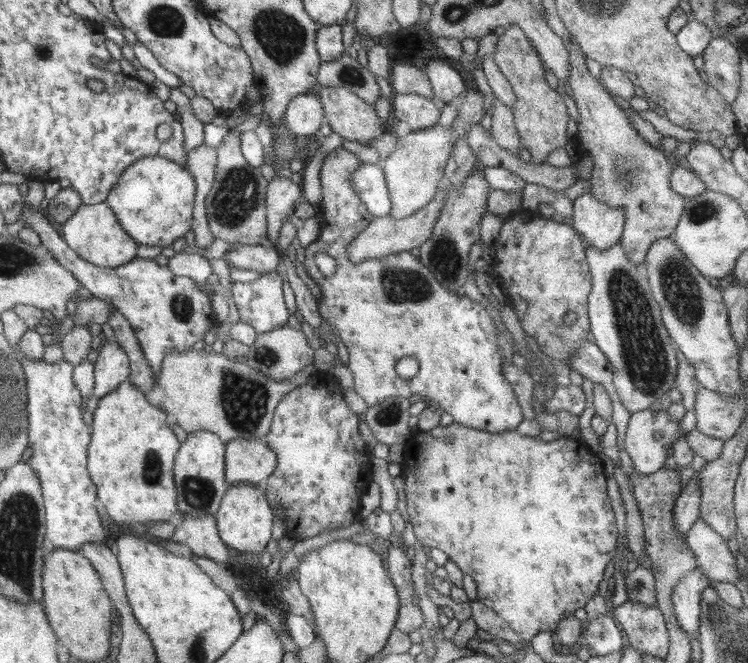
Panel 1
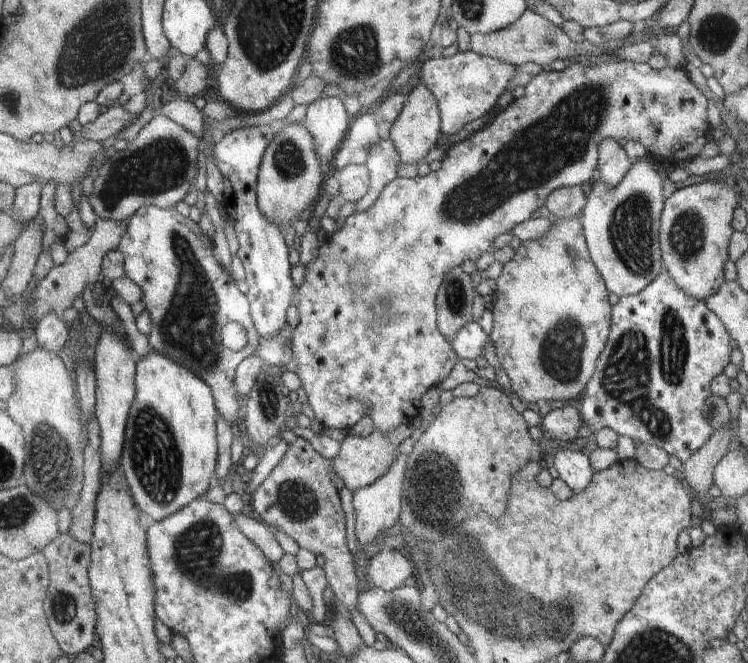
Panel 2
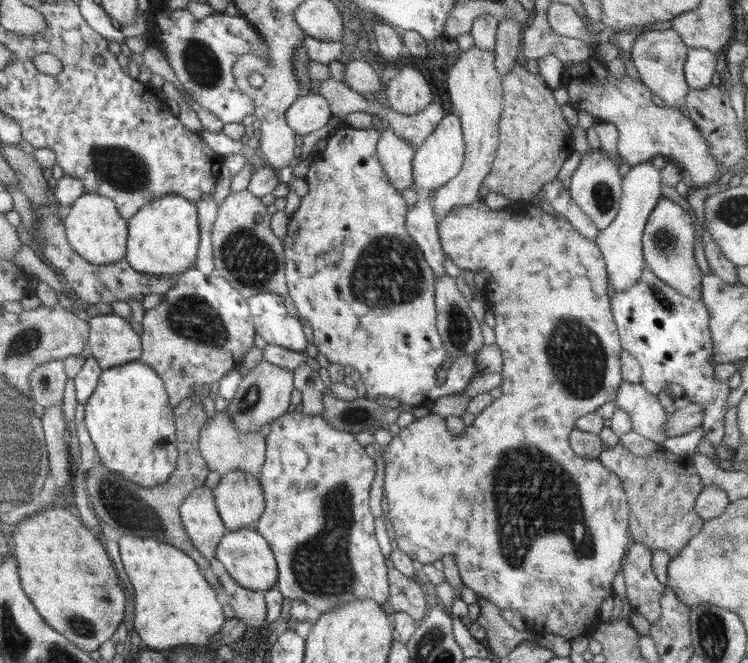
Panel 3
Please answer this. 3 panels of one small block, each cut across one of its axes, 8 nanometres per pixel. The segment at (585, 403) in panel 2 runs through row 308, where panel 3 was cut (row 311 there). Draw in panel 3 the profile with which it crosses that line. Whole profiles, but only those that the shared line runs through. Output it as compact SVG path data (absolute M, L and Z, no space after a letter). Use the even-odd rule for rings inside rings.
M647 266L643 268L638 282L625 291L611 291L611 311L620 337L621 348L635 356L642 369L639 382L650 394L660 394L667 384L679 384L683 388L683 397L693 404L703 406L703 423L701 424L708 442L714 446L723 442L725 433L725 414L731 388L728 382L715 379L713 358L714 345L711 339L709 320L710 313L703 299L692 300L678 294L671 286L661 281Z

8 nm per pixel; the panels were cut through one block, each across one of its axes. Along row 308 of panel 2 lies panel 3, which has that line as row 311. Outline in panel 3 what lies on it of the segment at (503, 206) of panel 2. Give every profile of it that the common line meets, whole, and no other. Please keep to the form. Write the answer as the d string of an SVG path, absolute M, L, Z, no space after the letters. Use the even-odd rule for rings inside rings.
M340 125L326 138L327 146L324 150L316 150L313 153L313 163L310 165L305 181L309 184L309 191L306 196L301 197L298 210L289 217L286 236L283 238L283 251L285 254L285 281L288 294L298 310L299 318L304 318L314 329L313 343L319 349L320 354L326 356L329 362L340 365L353 366L359 372L360 389L362 395L375 399L377 396L396 398L404 404L412 407L420 406L425 400L436 400L446 394L461 393L466 385L478 374L479 370L475 365L475 354L461 354L460 356L449 356L444 350L441 336L437 331L437 312L435 305L435 281L432 269L426 263L423 252L408 234L405 227L407 213L406 201L392 186L387 174L382 168L377 153L377 142L380 140L380 131L373 127L364 130L355 130L345 125ZM450 360L451 366L446 370L444 383L438 384L436 374L442 370L442 362Z

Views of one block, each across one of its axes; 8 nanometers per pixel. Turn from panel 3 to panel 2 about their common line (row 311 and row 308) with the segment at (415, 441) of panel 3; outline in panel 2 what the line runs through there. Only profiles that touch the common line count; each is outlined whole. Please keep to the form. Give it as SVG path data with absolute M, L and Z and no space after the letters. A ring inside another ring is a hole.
M559 219L546 236L522 241L515 250L514 258L503 264L502 273L496 279L496 291L492 294L494 321L489 335L501 367L510 378L511 391L523 402L539 404L578 398L595 372L600 353L606 348L614 300L591 261L580 219Z

